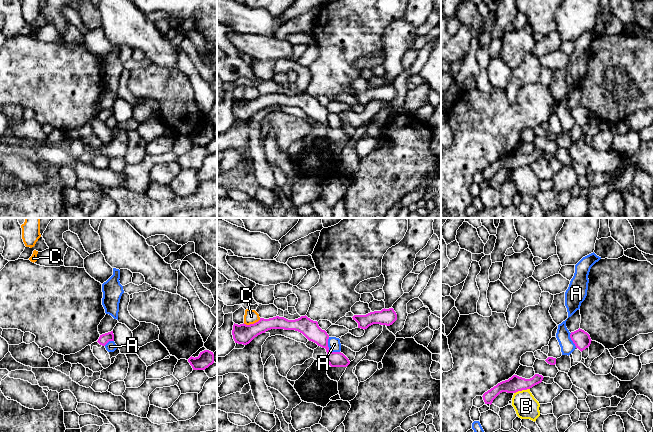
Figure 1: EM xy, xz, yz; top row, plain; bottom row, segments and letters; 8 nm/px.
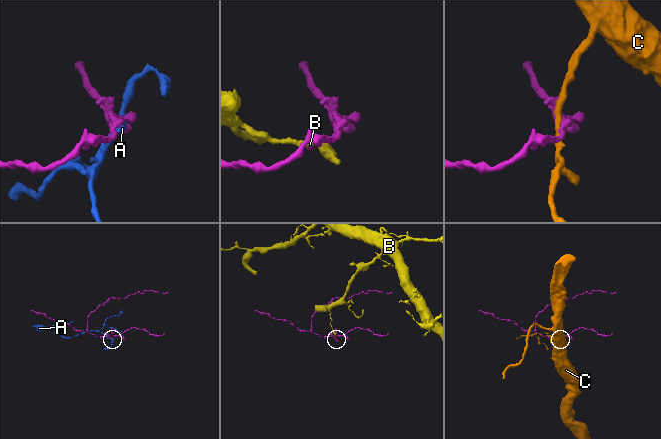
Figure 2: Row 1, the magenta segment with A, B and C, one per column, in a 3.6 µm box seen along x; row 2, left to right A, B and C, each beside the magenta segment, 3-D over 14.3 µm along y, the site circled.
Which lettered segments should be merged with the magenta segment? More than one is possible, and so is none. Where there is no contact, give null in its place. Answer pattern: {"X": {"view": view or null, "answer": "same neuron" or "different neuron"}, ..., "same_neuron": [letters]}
{"A": {"view": "xz", "answer": "different neuron"}, "B": {"view": "yz", "answer": "different neuron"}, "C": {"view": "xz", "answer": "different neuron"}, "same_neuron": []}

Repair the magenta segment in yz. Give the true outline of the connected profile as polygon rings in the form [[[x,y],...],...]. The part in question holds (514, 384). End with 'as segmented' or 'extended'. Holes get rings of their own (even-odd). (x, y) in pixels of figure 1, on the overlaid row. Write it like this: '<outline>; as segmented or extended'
[[[535,374],[530,379],[525,379],[517,375],[513,375],[508,380],[498,383],[496,386],[483,394],[485,404],[492,404],[493,400],[502,392],[516,393],[518,391],[527,390],[539,384],[543,380],[543,376]]]; as segmented

